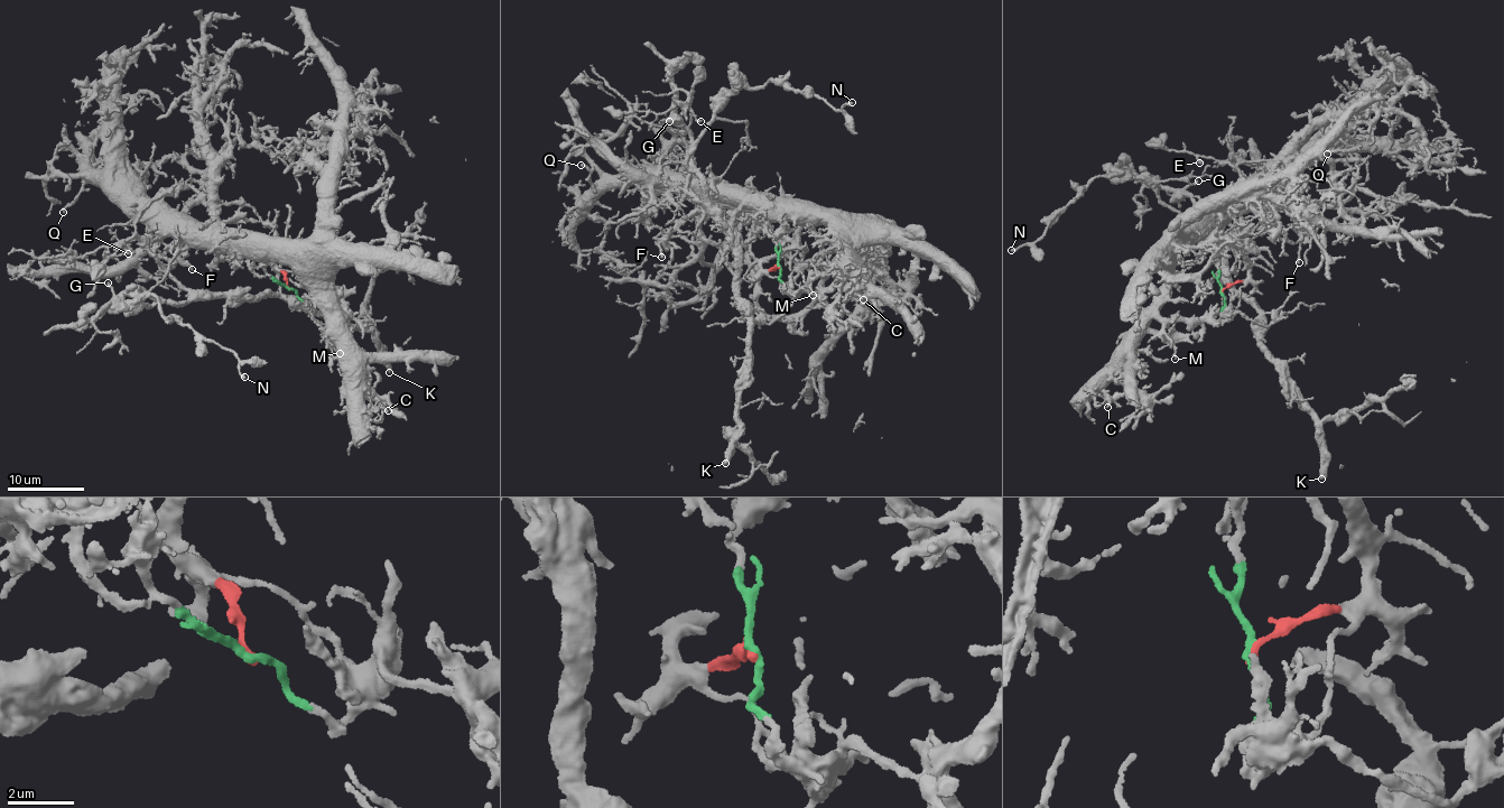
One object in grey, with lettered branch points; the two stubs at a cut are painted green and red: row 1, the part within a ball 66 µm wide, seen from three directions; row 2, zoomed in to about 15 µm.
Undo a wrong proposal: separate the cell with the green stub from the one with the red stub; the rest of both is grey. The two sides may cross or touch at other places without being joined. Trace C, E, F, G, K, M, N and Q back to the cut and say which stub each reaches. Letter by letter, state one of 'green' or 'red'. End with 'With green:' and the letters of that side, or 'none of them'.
C: red
E: green
F: red
G: green
K: green
M: red
N: green
Q: red
With green: E, G, K, N

